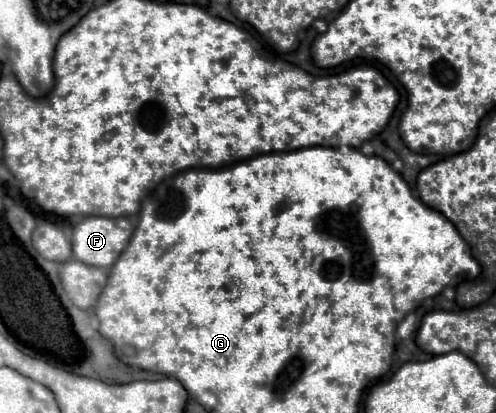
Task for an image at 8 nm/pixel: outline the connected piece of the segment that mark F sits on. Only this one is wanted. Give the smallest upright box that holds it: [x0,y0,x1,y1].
[72,216,134,268]

